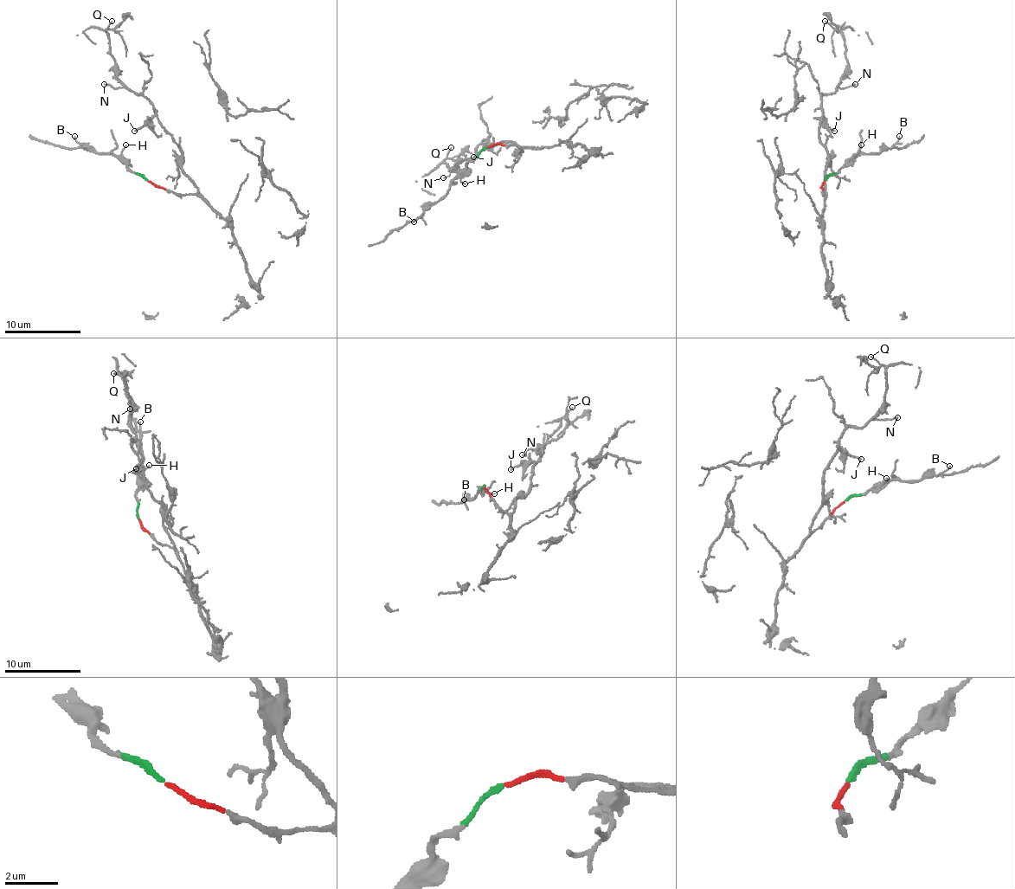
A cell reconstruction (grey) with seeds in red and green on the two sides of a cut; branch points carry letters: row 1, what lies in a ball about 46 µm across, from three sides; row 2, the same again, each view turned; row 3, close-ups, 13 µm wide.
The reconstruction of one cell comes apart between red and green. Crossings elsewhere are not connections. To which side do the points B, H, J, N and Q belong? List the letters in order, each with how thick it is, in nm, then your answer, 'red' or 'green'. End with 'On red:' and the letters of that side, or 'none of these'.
B: 120 nm | green
H: 120 nm | green
J: 130 nm | red
N: 90 nm | red
Q: 100 nm | red
On red: J, N, Q

